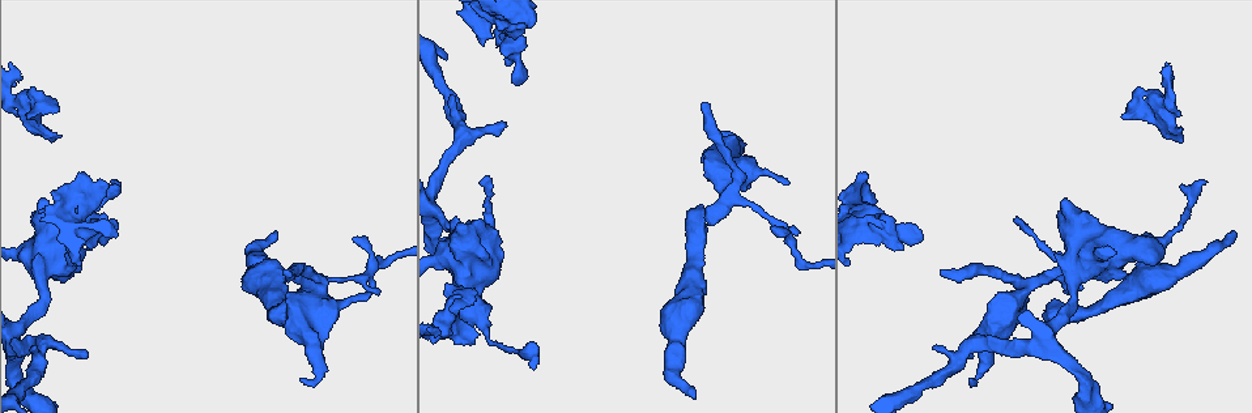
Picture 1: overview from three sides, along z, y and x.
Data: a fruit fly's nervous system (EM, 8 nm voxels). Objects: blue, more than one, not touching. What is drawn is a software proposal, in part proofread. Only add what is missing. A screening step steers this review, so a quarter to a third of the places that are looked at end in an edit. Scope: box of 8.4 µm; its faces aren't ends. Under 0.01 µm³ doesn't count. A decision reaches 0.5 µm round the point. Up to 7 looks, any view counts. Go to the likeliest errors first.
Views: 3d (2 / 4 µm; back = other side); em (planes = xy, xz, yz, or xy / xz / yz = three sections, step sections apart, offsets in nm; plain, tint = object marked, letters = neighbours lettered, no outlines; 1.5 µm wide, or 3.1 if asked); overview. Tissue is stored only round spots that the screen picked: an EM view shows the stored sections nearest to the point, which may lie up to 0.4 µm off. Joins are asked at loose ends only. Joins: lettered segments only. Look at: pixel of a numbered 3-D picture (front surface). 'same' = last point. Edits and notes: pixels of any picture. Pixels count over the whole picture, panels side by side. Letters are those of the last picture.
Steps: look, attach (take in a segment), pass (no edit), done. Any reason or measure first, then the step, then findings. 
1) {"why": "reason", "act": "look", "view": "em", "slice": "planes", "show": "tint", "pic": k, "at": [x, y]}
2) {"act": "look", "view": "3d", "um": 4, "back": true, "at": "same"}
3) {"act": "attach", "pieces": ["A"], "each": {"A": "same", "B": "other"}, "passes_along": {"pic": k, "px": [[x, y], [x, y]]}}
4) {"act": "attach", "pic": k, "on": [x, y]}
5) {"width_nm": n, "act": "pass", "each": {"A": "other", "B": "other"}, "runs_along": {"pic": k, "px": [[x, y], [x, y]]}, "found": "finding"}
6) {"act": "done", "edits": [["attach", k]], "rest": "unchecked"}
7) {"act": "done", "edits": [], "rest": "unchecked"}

{"why": "branch stops here", "act": "look", "view": "3d", "um": 2, "pic": 1, "at": [1131, 111]}

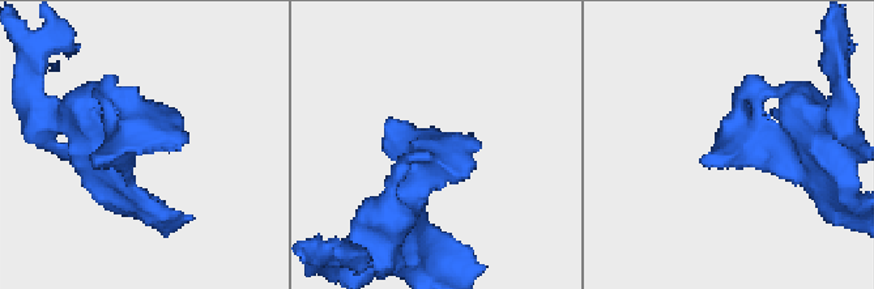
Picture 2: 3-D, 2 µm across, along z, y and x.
{"act": "look", "view": "em", "slice": "xz", "step": 4, "show": "tint", "pic": 2, "at": [186, 142]}

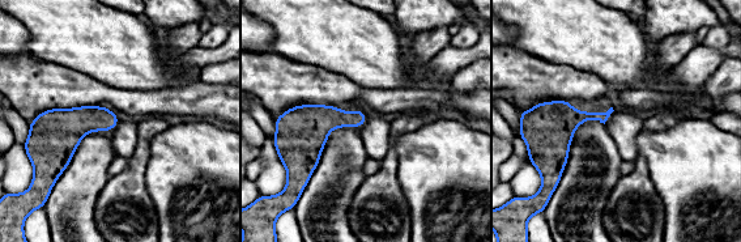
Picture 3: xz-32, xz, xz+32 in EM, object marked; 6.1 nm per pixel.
{"why": "another direction", "act": "look", "view": "em", "slice": "xy", "step": 8, "show": "letters", "at": "same"}

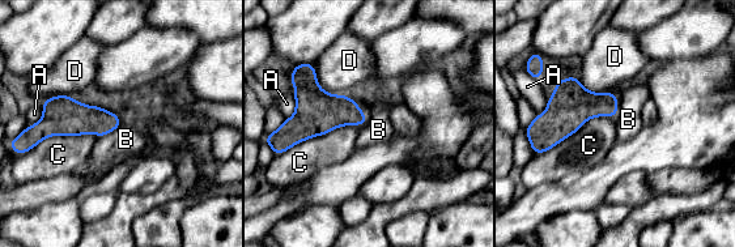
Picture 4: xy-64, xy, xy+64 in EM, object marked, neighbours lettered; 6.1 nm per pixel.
{"act": "pass", "each": {"A": "other", "B": "other", "C": "other", "D": "other"}, "found": "no lettered segment goes on from it"}

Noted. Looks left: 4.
{"act": "look", "view": "em", "slice": "planes", "show": "letters", "pic": 1, "at": [941, 273]}

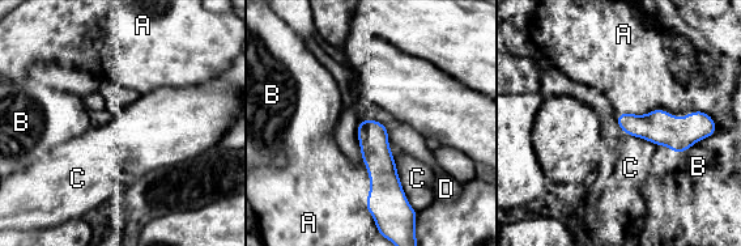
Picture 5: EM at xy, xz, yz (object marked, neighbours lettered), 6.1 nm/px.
{"act": "pass", "each": {"A": "other", "B": "other", "C": "other", "D": "other"}, "border": {"pic": 5, "px": [[392, 156], [403, 193], [411, 207]]}, "found": "no lettered segment goes on from it"}

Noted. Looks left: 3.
{"why": "branch stops here", "act": "look", "view": "3d", "um": 4, "pic": 1, "at": [785, 182]}

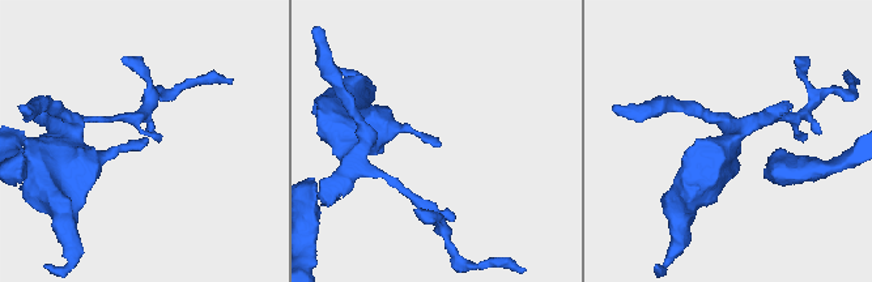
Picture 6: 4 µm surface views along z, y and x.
{"why": "shape alone is not enough", "act": "look", "view": "em", "slice": "planes", "show": "plain", "pic": 6, "at": [146, 140]}

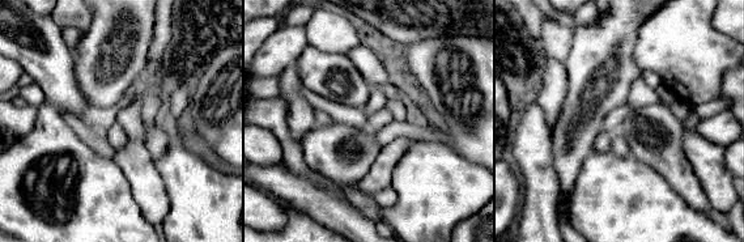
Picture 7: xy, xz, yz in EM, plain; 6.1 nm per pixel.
{"why": "what lies round it", "act": "look", "view": "em", "slice": "planes", "show": "letters", "at": "same"}

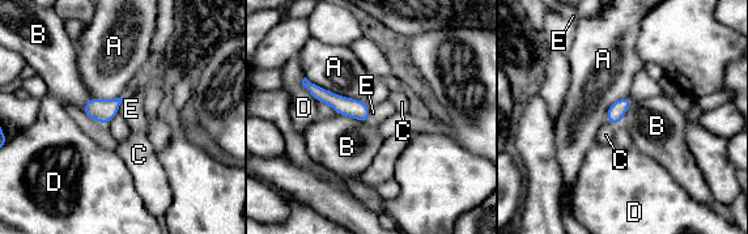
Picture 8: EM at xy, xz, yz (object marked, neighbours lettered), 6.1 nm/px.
{"width_nm": 110, "longest_contact_nm": ["A", 400], "act": "pass", "each": {"A": "other", "B": "other", "C": "other", "D": "other", "E": "other"}, "found": "no lettered segment goes on from it"}

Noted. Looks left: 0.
{"act": "done", "edits": [], "rest": "unchecked"}

